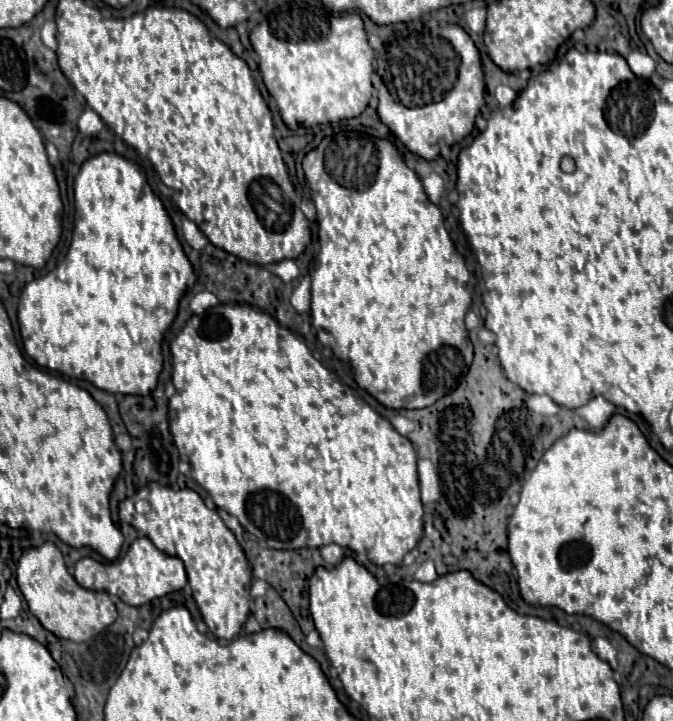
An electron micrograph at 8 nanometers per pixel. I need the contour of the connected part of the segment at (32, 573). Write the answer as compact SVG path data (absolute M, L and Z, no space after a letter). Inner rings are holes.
M45 542L39 548L29 548L27 552L23 552L17 564L17 584L29 604L29 610L49 632L59 638L71 642L85 642L97 636L117 618L117 610L109 594L79 586L77 580L67 572L63 554L53 542Z

